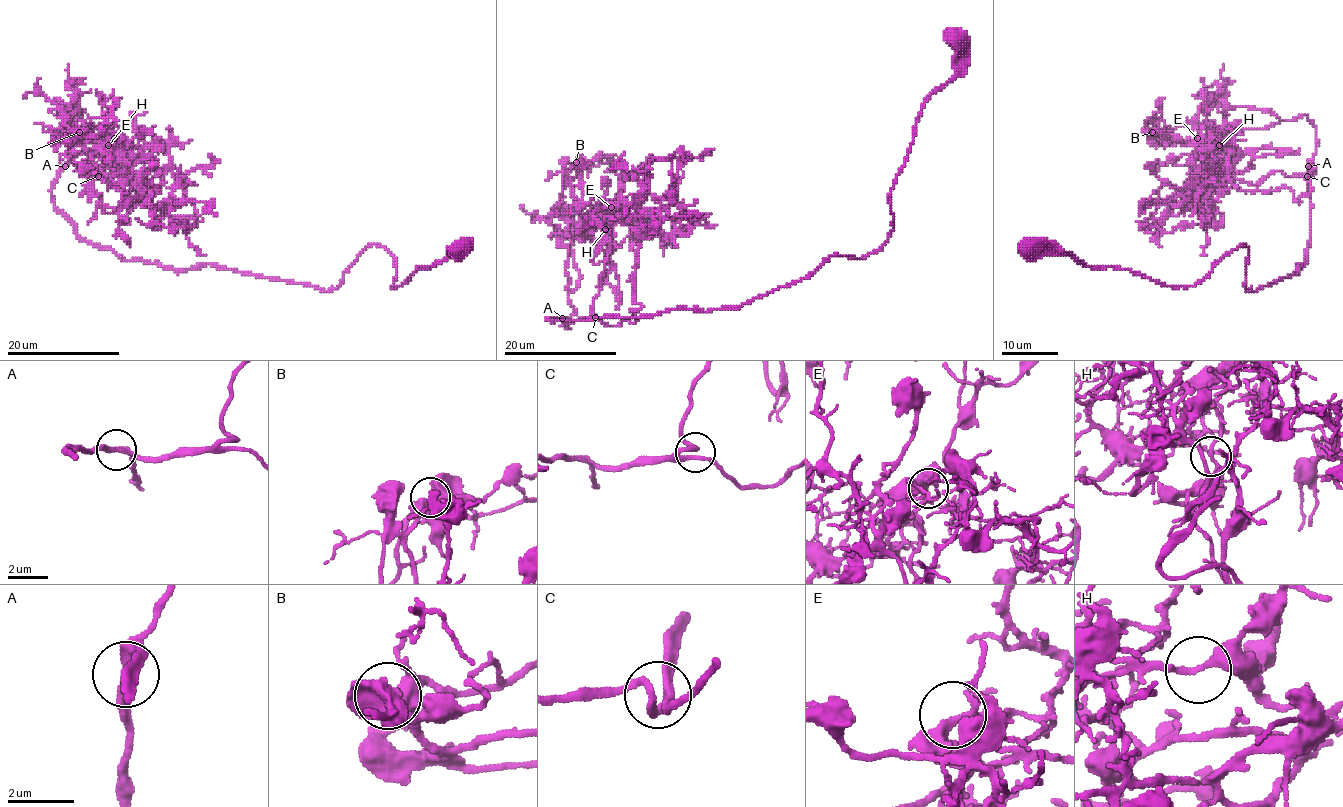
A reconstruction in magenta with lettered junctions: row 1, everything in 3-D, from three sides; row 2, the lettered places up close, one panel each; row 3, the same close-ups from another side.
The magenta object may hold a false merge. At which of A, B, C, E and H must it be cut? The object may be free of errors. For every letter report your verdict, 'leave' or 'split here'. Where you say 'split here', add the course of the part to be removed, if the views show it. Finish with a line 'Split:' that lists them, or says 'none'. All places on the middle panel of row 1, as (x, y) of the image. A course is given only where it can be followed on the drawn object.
A: leave
B: leave
C: leave
E: leave
H: leave
Split: none

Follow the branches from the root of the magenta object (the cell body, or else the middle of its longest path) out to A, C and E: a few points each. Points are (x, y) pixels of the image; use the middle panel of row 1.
A: (957, 40), (956, 74), (922, 109), (877, 251), (832, 255), (736, 308), (562, 318)
C: (957, 40), (956, 74), (922, 109), (877, 251), (832, 255), (736, 308), (595, 317)
E: (957, 40), (860, 259), (736, 308), (548, 319), (595, 315), (608, 241), (619, 298), (611, 207)

